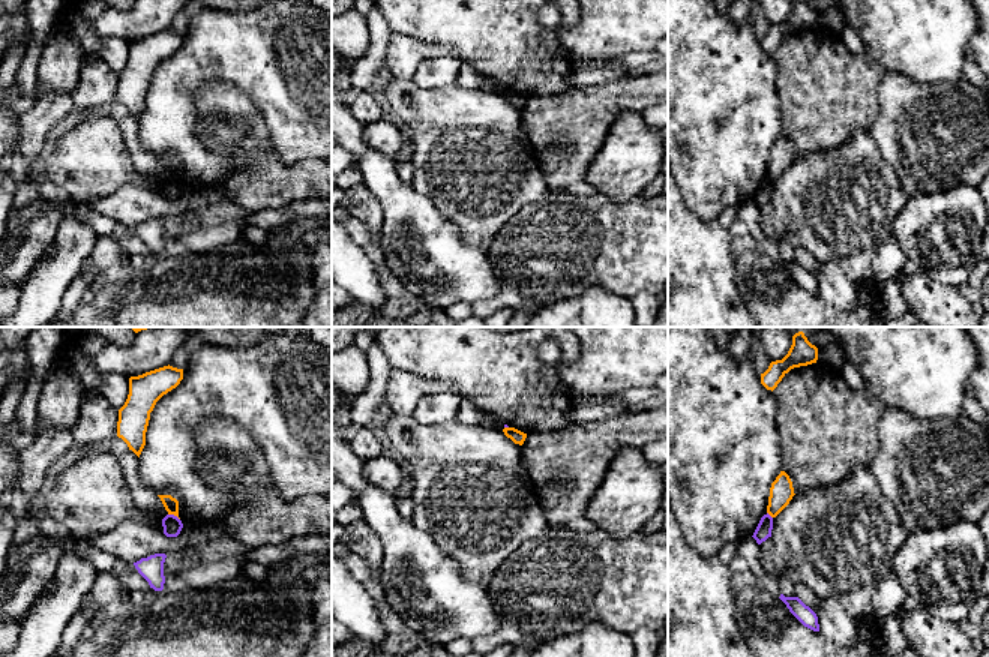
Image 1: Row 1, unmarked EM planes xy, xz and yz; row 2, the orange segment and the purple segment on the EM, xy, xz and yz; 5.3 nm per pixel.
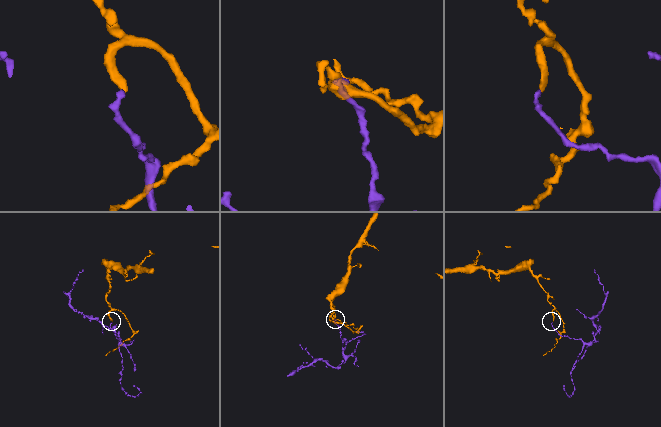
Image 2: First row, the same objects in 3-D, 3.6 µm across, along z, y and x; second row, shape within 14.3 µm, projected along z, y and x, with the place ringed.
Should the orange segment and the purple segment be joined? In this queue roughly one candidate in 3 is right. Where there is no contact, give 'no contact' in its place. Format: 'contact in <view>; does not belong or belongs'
contact in xy; does not belong

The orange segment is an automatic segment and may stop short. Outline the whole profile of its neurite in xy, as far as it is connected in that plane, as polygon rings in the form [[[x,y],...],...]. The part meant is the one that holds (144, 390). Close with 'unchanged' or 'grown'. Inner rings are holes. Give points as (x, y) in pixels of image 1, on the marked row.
[[[164,366],[129,378],[129,394],[119,410],[117,436],[138,458],[146,446],[146,432],[156,402],[183,380],[183,369]]]; unchanged

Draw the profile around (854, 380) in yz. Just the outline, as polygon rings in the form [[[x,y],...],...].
[[[846,363],[846,368],[842,370],[842,375],[845,376],[846,384],[852,390],[855,392],[866,390],[863,376],[860,375],[858,369],[852,363]]]

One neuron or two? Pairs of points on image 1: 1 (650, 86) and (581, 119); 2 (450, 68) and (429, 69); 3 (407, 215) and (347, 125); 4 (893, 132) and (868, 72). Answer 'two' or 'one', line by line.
1: one
2: one
3: one
4: two

